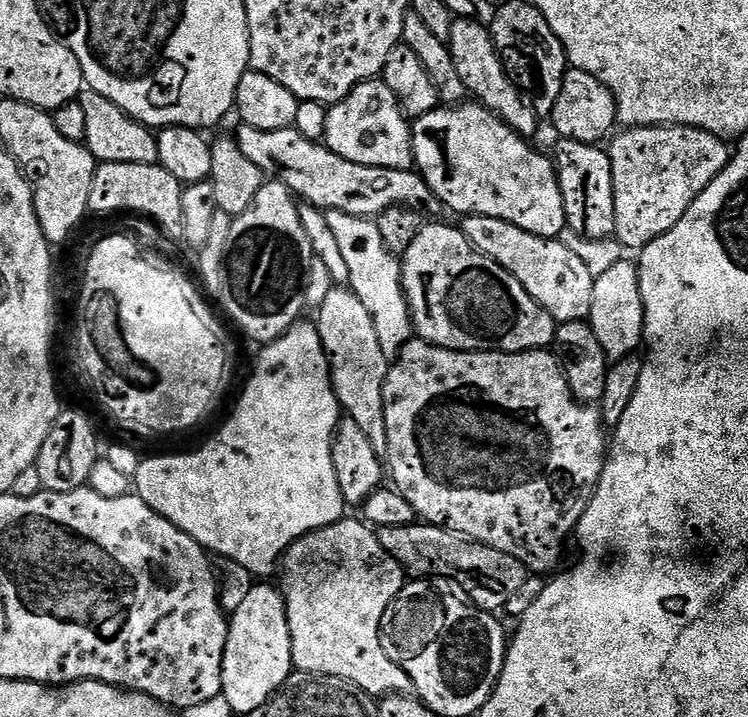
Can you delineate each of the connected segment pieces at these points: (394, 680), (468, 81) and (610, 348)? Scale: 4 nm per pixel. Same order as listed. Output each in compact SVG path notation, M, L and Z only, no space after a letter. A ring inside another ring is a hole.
M341 518L330 526L306 533L301 540L295 540L282 557L282 595L288 605L295 671L346 678L374 698L411 693L411 678L389 658L380 641L382 618L405 586L406 569L382 546L375 527L360 518L348 519Z
M476 18L453 19L451 34L446 39L454 58L454 67L458 69L458 75L462 77L462 82L468 87L469 93L479 103L503 118L521 136L532 138L536 132L538 117L526 103L508 71L504 69L504 63L496 50L496 43L492 41L489 25L479 24L478 21Z
M625 258L610 266L596 277L596 289L592 299L590 323L602 342L602 350L609 361L615 362L633 355L636 347L645 343L644 298L640 289L640 269L631 259Z

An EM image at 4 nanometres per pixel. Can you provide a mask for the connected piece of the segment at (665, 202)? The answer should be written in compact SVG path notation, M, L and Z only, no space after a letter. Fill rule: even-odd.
M666 124L650 128L628 126L620 131L611 137L612 145L607 145L606 148L611 160L611 173L614 174L615 237L624 245L625 249L642 250L654 238L671 230L685 216L685 212L693 204L694 198L702 190L706 190L706 186L728 165L731 153L730 148L724 145L727 143L721 137L710 134L701 128L691 128L681 124Z

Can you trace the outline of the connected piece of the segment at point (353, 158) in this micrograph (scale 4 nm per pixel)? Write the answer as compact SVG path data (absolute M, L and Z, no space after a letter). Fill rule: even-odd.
M383 79L367 80L350 93L345 100L327 109L328 126L323 143L334 154L346 158L346 162L358 162L362 166L378 166L390 170L411 169L412 124L400 107L394 90Z

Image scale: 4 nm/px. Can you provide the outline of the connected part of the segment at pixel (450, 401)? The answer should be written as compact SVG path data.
M413 338L400 349L391 361L388 377L384 383L384 421L388 435L387 455L392 455L390 472L396 475L394 481L397 489L403 490L404 497L414 506L417 517L440 528L448 528L518 558L532 570L552 568L564 552L564 543L575 533L584 511L592 501L592 495L604 473L606 459L606 425L601 409L581 402L573 392L568 379L564 376L563 367L555 355L548 350L530 352L455 352L449 348L440 348L434 342L424 338Z

